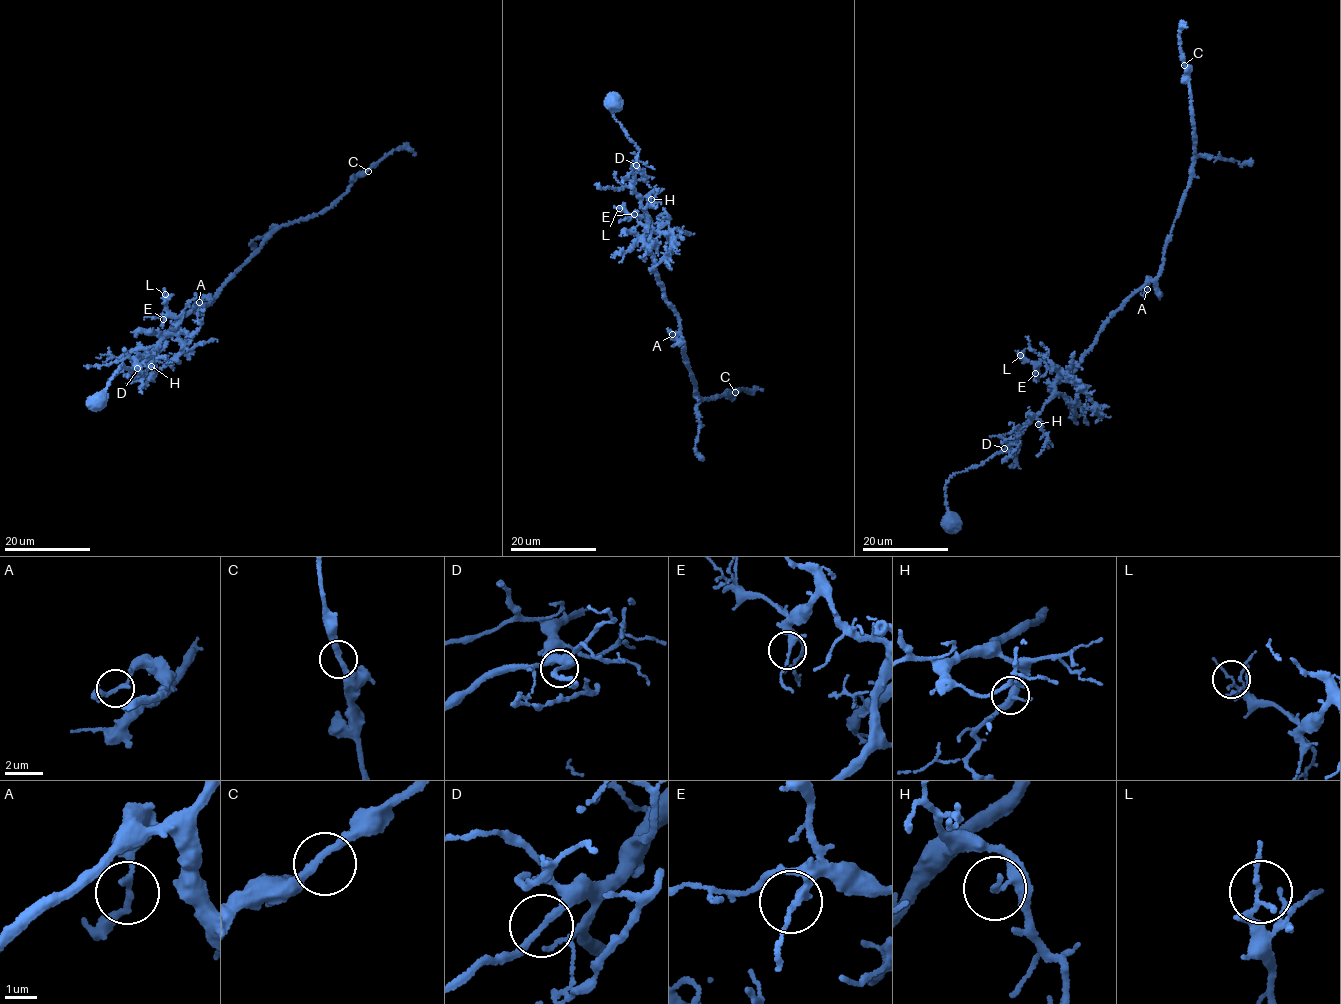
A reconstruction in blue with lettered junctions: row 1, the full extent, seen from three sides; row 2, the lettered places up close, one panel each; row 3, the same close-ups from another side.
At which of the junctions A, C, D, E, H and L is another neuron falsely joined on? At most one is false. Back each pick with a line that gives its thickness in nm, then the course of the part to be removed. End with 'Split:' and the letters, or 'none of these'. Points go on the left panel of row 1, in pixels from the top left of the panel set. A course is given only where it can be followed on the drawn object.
Split: none of these

